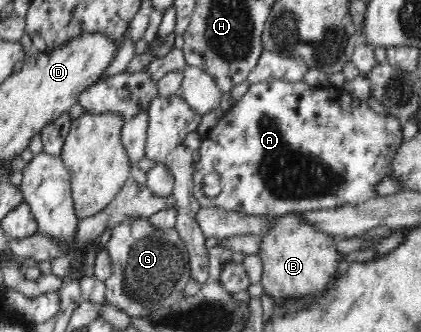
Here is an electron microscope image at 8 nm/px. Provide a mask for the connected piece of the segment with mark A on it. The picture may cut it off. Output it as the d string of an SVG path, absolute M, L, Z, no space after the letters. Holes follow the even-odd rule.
M270 79L264 82L250 84L247 93L235 101L230 107L225 109L224 114L218 122L203 136L199 150L199 161L194 163L193 173L193 195L202 207L214 208L220 210L235 212L241 215L265 215L265 216L283 216L291 213L301 213L307 211L330 210L331 208L347 206L351 204L364 204L369 199L376 197L375 185L387 177L391 171L391 161L396 155L397 148L402 143L402 125L395 114L385 115L375 112L366 102L358 98L353 98L348 92L342 92L337 97L331 97L329 89L323 89L321 86L308 85L304 80L288 82L287 80ZM209 173L217 173L221 179L221 193L215 197L209 198L203 193L201 183L203 177Z

